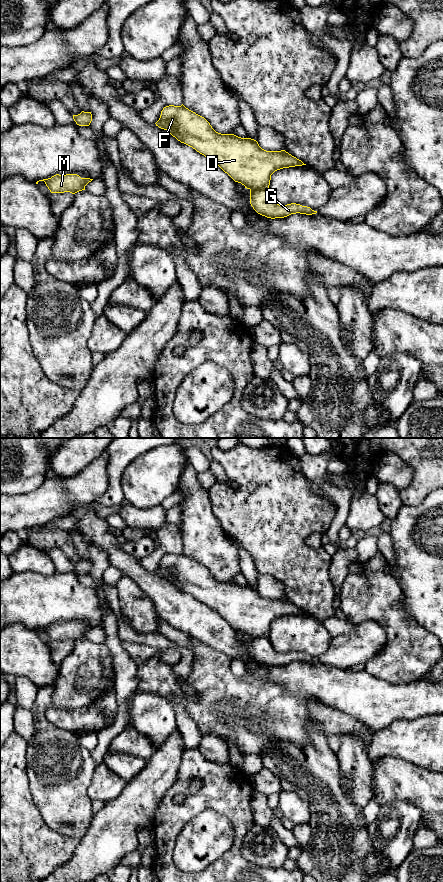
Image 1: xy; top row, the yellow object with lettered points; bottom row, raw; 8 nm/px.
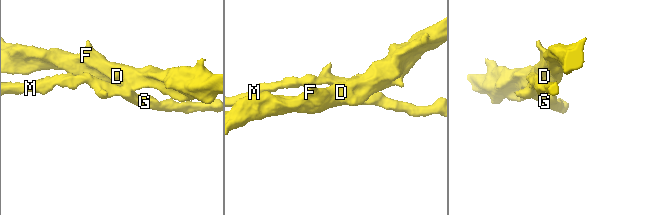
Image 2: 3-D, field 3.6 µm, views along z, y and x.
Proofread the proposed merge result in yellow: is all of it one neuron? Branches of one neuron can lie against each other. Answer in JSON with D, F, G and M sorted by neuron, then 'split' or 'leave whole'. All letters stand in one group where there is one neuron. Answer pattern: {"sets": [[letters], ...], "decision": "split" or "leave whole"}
{"sets": [["D", "F"], ["G", "M"]], "decision": "split"}

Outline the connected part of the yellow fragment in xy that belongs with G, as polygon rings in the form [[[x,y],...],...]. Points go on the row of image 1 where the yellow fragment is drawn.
[[[268,189],[250,190],[250,204],[258,214],[271,219],[284,218],[296,213],[306,215],[317,213],[310,207],[296,203],[279,205],[272,199]]]

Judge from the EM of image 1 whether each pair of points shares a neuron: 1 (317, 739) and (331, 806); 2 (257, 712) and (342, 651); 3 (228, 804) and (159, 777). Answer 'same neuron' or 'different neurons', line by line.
1: same neuron
2: different neurons
3: different neurons

